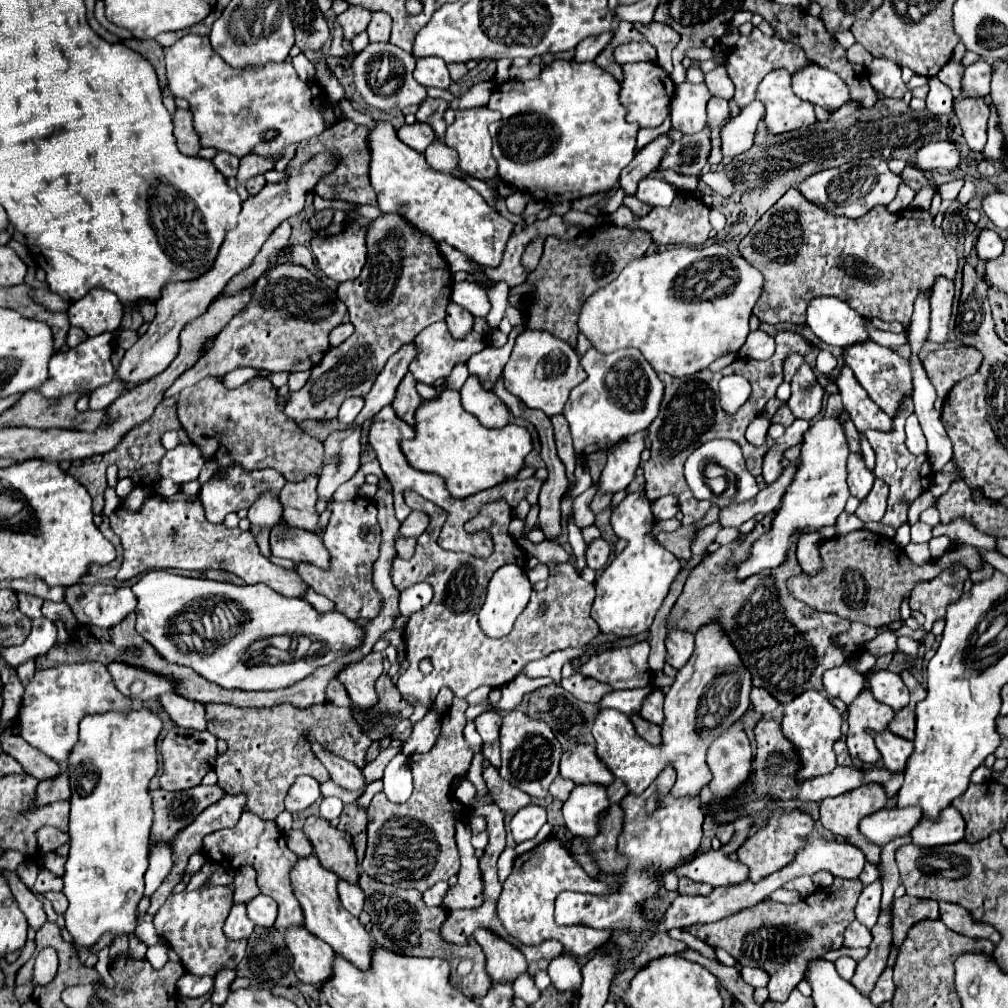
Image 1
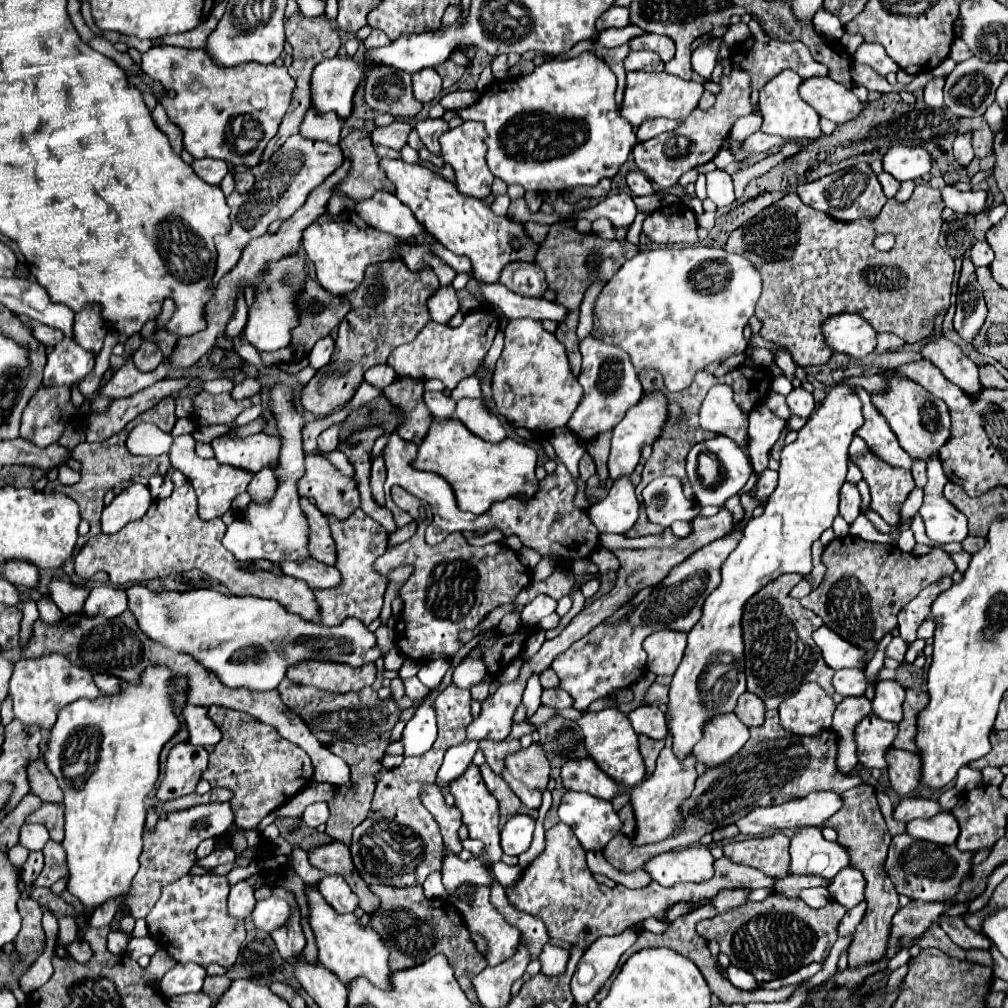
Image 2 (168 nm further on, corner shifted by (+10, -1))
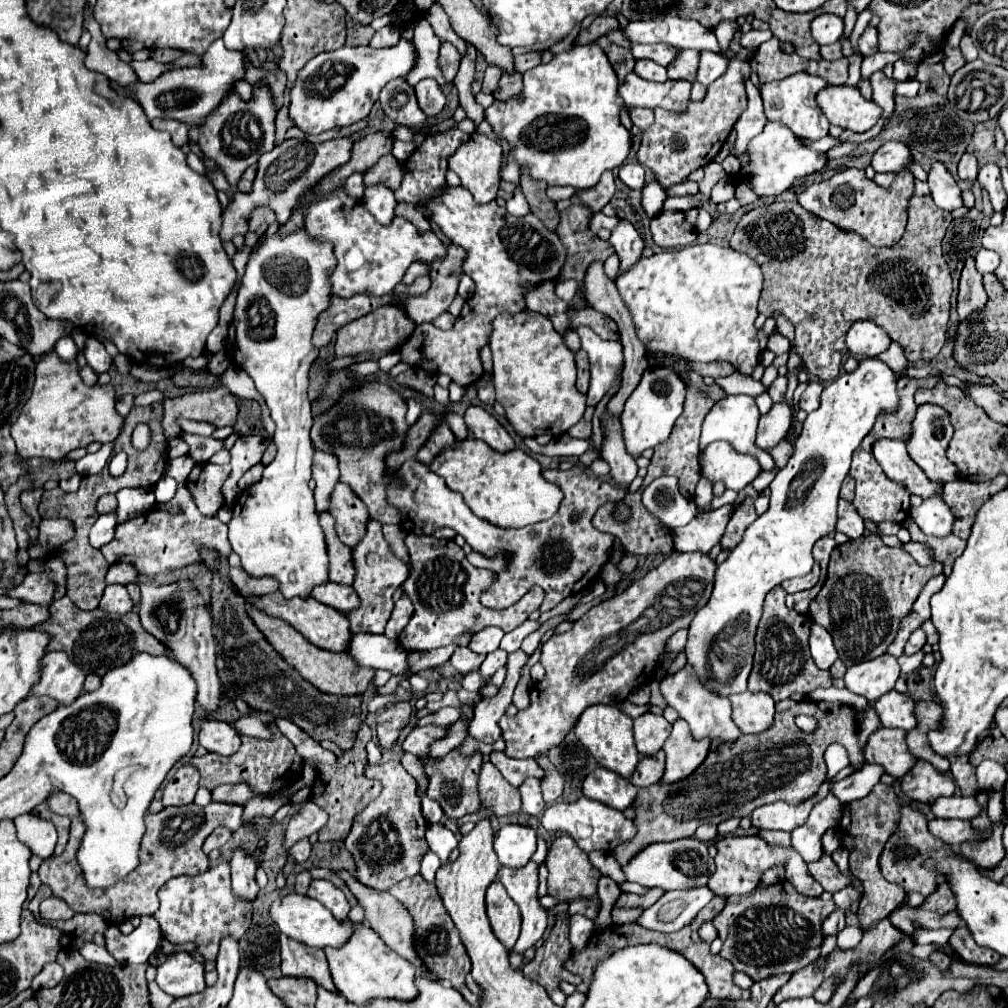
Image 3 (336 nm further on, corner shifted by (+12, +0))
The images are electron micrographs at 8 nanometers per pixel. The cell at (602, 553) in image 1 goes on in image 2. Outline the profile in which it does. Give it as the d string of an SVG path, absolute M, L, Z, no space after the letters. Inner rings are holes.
M598 546L594 550L590 560L598 566L598 574L606 574L608 570L618 570L618 558L610 550L606 550L602 546Z

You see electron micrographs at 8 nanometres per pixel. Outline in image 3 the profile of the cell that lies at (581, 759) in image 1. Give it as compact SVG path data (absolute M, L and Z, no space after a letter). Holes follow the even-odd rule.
M604 767L596 769L592 775L586 777L584 781L584 795L588 799L600 801L612 809L626 811L632 801L636 799L638 789L618 773L612 773Z

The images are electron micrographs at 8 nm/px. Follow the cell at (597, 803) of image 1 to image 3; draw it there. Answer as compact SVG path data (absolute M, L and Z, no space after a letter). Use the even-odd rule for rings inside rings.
M588 797L578 799L576 803L554 803L544 811L542 825L546 831L562 831L568 833L580 849L586 853L590 851L612 851L616 845L622 845L624 841L630 841L636 835L636 825L624 817L622 811L608 809L606 805L600 805L598 801L592 801Z

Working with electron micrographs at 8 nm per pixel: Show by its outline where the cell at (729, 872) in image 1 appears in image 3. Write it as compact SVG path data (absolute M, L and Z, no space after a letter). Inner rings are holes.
M690 837L690 839L678 839L672 843L652 843L648 847L644 847L640 853L636 853L636 857L632 857L632 861L628 861L626 865L622 865L622 871L626 875L626 881L634 881L640 883L644 887L660 887L664 891L670 889L692 889L692 887L702 887L708 883L710 875L714 873L714 859L708 855L708 847L706 843ZM694 849L694 861L698 861L698 865L704 865L704 871L698 875L686 875L680 869L674 867L674 857L680 855L682 851L692 851Z

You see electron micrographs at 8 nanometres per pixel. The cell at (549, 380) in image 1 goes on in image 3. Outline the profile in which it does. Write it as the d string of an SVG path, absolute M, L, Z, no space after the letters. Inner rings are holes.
M528 309L514 315L502 313L492 323L488 345L494 357L496 401L506 409L506 417L518 435L538 437L548 433L558 437L582 419L586 397L576 389L574 353L554 331L548 317Z

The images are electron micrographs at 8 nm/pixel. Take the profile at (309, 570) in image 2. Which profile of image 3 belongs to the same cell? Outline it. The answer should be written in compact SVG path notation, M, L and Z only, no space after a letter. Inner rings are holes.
M326 583L320 585L312 591L312 597L324 605L334 607L336 611L348 615L350 611L360 607L360 599L356 595L356 591L348 585L338 585L338 583Z

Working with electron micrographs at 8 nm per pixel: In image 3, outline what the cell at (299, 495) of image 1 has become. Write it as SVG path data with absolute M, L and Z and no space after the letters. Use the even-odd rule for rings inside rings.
M330 513L320 515L320 525L326 533L328 557L330 557L330 581L340 585L352 585L356 569L352 565L352 549L348 549L336 535L334 521Z

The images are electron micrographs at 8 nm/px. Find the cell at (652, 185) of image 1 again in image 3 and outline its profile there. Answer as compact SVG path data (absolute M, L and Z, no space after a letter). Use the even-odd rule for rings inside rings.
M628 163L622 165L618 177L630 189L642 189L644 187L644 167L638 163L636 165L628 165Z

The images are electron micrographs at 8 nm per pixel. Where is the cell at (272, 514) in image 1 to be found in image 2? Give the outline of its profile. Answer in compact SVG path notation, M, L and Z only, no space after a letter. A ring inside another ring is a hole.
M270 466L256 472L256 476L252 478L252 482L248 486L248 494L254 504L270 502L270 496L274 496L274 490L278 490L278 480L276 480L274 472L270 470Z

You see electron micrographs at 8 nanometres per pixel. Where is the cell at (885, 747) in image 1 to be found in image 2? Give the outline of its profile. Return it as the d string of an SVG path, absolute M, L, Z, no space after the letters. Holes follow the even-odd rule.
M890 748L886 750L888 762L888 778L892 788L898 794L910 794L918 786L918 772L920 772L920 756L908 750Z

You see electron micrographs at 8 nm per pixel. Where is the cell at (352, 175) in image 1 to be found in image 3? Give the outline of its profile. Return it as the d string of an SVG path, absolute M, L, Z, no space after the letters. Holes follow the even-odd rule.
M384 155L372 169L366 171L364 181L366 185L386 183L392 191L396 191L400 187L402 177L404 177L404 169L400 167L398 159L394 159L394 155Z

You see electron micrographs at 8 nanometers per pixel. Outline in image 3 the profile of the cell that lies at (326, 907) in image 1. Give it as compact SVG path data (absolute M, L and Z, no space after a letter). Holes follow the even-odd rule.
M360 925L356 933L350 937L350 941L340 949L324 949L330 973L334 979L336 989L354 1005L364 1007L368 1001L374 999L396 999L396 1001L412 1001L416 997L416 971L410 961L396 955L388 945L366 925Z

